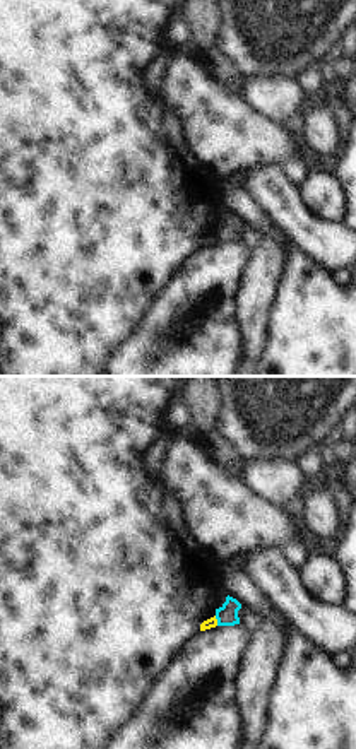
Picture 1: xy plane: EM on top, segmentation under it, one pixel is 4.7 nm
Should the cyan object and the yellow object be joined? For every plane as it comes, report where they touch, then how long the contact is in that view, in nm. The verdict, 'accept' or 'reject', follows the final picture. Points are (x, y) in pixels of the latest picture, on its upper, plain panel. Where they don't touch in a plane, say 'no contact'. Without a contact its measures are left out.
contact (218, 238); length 50 nm

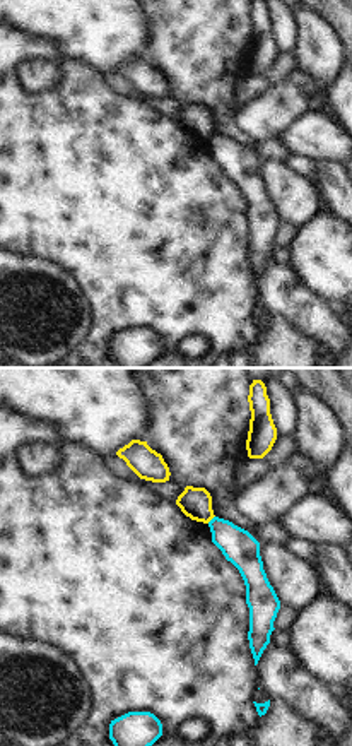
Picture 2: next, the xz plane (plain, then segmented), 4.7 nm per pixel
contact (212, 136); length 50 nm

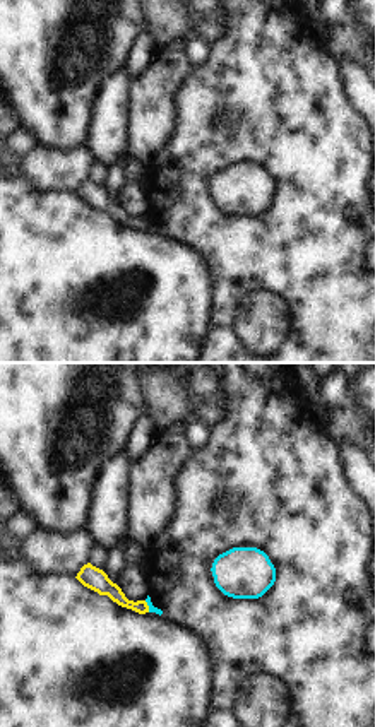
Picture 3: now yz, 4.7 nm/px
contact (148, 221); length 60 nm

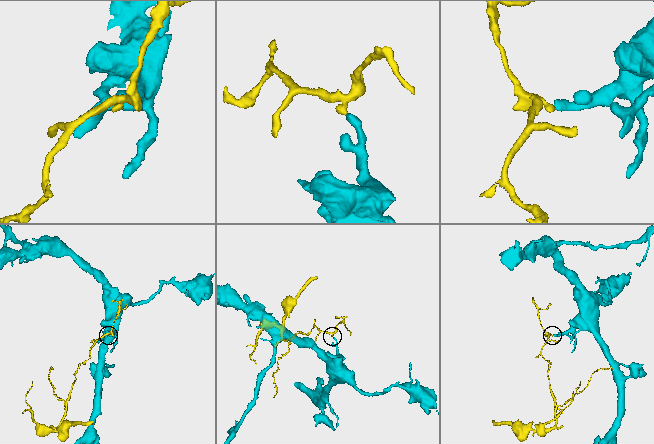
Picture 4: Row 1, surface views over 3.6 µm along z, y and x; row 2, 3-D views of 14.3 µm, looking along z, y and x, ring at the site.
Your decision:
reject

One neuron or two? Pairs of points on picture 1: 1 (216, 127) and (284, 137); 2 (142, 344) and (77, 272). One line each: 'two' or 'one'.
1: one
2: two

